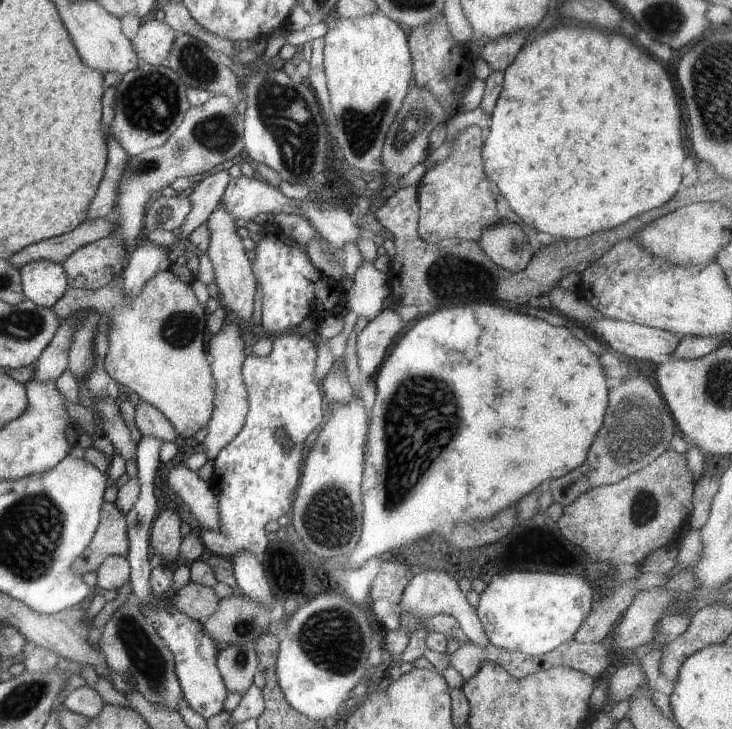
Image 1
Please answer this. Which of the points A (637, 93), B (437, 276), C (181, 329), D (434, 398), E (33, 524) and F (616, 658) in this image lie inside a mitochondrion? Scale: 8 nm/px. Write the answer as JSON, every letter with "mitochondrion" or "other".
{"A":"other","B":"mitochondrion","C":"mitochondrion","D":"mitochondrion","E":"mitochondrion","F":"other"}

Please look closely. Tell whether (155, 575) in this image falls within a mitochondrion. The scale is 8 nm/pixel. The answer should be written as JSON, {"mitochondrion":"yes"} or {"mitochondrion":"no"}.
{"mitochondrion":"no"}

